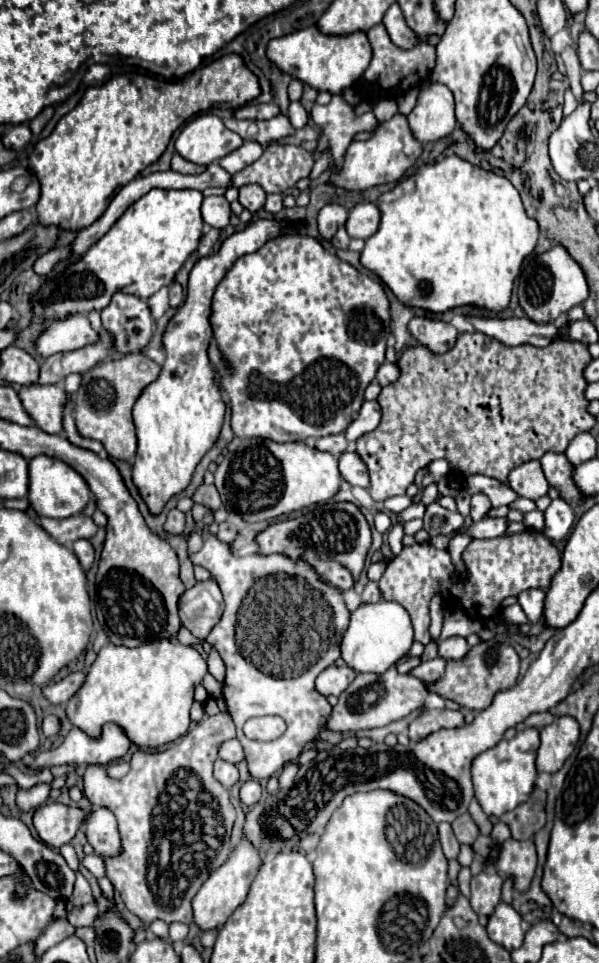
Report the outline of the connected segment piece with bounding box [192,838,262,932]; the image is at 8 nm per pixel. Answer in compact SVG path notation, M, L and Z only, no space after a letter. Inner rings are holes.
M242 838L238 848L228 856L226 864L222 864L218 870L214 870L208 876L208 880L202 884L202 888L198 890L198 894L192 900L194 924L200 928L200 932L220 930L226 924L228 916L232 916L232 912L244 902L248 888L250 888L250 882L256 876L260 862L262 862L260 854L250 846L250 842L246 842L246 838Z

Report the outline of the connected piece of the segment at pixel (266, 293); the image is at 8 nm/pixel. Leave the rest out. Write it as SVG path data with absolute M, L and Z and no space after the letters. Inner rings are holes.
M286 234L274 240L268 240L260 250L246 254L236 260L236 264L226 272L224 280L218 284L214 300L212 300L212 328L214 340L218 342L224 358L232 364L234 372L230 378L220 380L222 390L230 396L232 402L232 430L238 438L270 438L274 442L298 442L308 438L322 438L330 434L340 434L348 428L352 420L356 420L360 406L364 402L364 390L374 380L378 368L384 364L386 342L392 334L390 328L390 304L384 288L372 280L370 276L358 272L348 262L342 262L332 252L324 250L324 246L302 234Z

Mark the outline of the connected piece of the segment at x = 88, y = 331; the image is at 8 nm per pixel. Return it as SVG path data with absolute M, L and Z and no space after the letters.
M76 314L66 320L52 320L36 340L36 350L42 358L48 358L58 352L96 344L96 340L100 340L100 334L90 326L88 318L84 314Z

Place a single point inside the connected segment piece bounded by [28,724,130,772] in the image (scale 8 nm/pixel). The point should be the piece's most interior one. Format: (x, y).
(78, 748)

